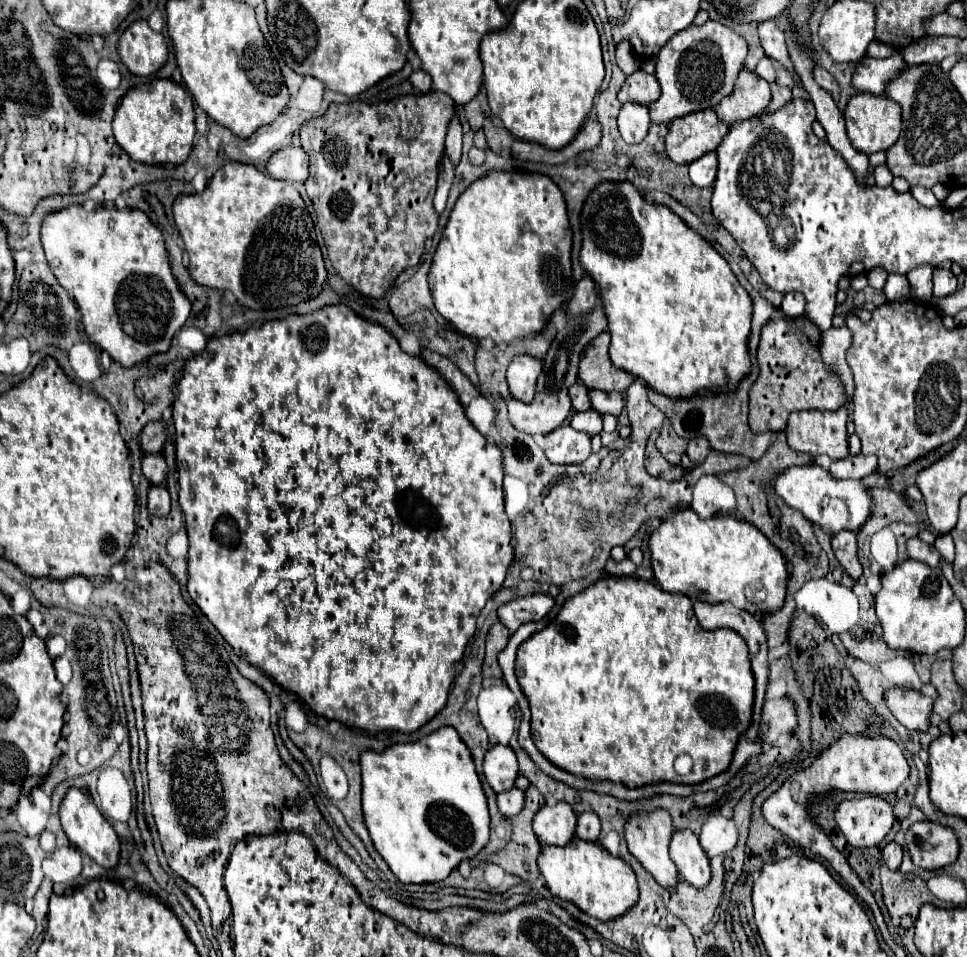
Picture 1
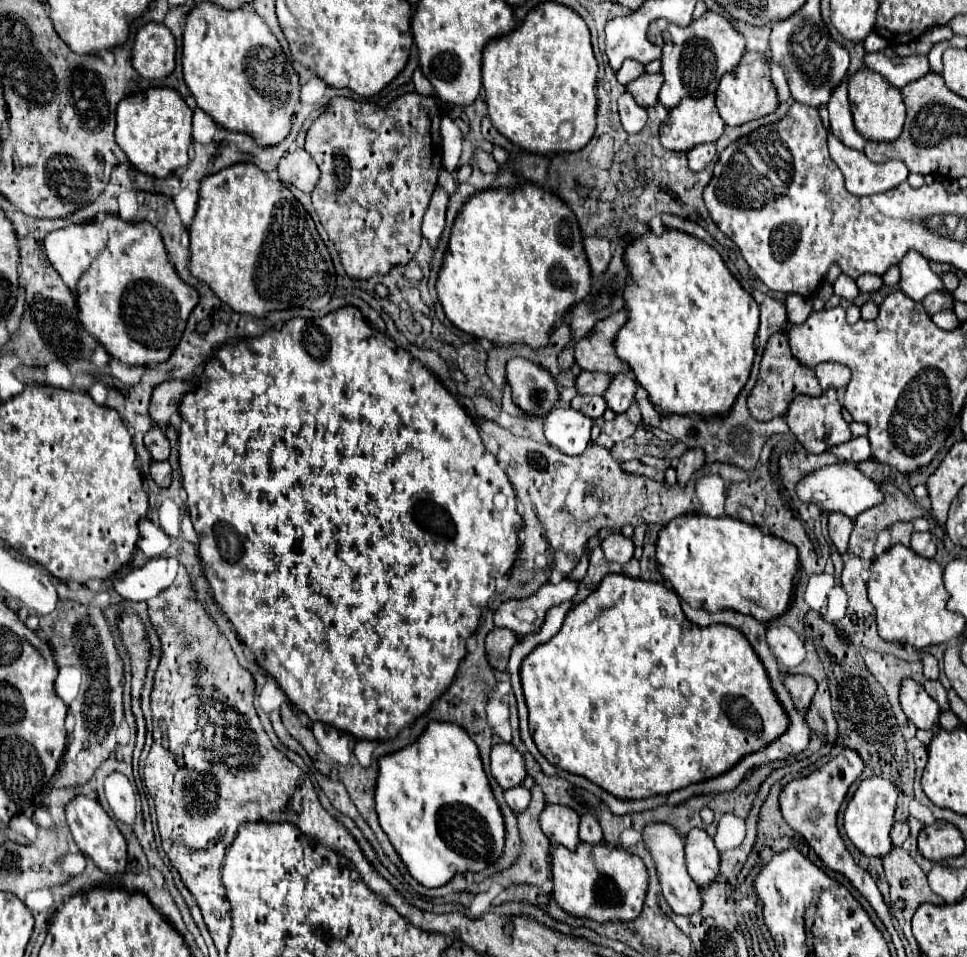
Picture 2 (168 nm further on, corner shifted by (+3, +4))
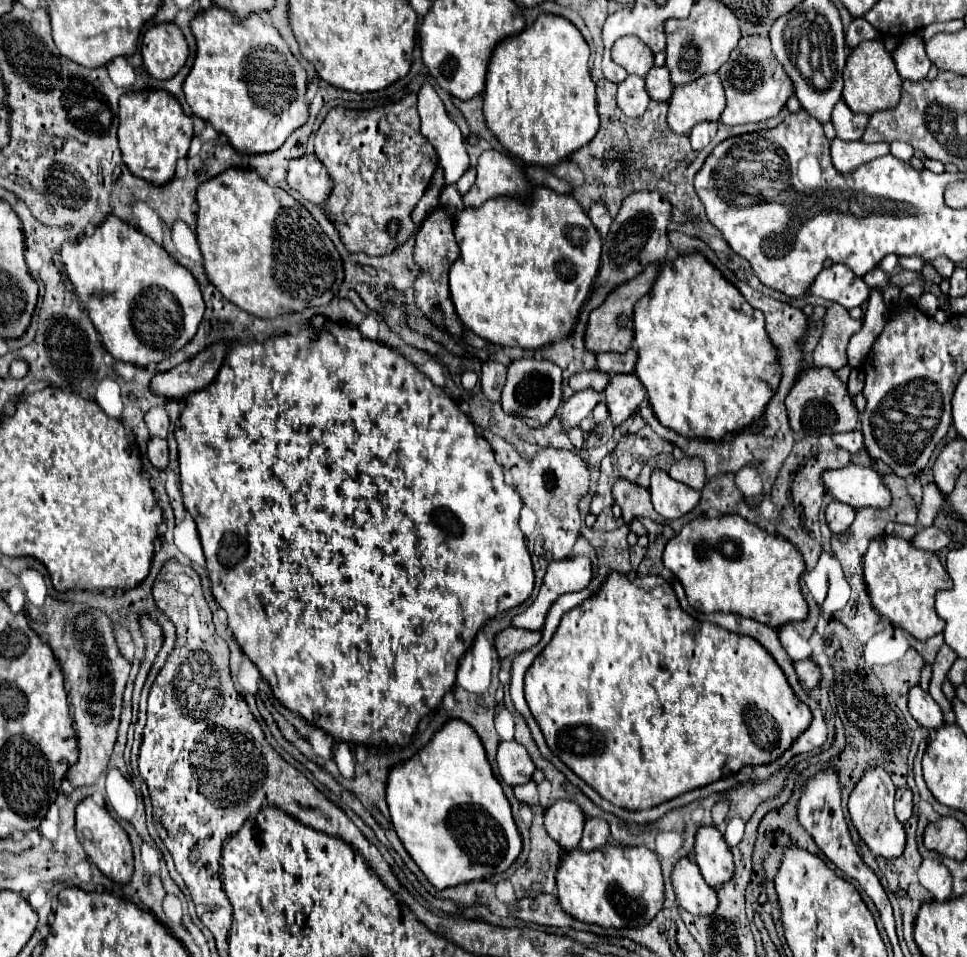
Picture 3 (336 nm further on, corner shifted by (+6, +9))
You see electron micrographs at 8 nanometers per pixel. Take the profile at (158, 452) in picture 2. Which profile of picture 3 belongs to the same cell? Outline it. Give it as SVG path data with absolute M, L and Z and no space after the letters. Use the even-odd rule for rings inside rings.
M154 407L146 413L146 425L150 429L150 435L158 435L158 437L166 437L168 433L168 425L170 425L170 417L168 411L164 407Z

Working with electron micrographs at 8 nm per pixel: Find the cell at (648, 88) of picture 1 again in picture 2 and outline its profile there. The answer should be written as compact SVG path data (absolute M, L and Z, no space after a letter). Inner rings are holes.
M641 74L639 78L635 78L633 82L629 82L625 86L625 92L629 92L633 96L633 100L643 106L649 108L653 104L657 104L657 92L663 84L663 76L657 74Z

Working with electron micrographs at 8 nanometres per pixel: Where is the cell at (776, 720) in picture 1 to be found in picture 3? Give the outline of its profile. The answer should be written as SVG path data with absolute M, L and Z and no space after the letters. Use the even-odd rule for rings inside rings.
M810 657L808 659L802 659L802 661L796 661L794 667L796 667L798 679L800 679L802 687L806 687L806 691L814 689L820 683L820 667Z

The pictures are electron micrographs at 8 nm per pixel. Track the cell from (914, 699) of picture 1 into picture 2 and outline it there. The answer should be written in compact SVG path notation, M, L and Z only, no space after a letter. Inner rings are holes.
M905 678L899 688L899 702L909 718L917 728L933 728L939 718L937 702L925 692L923 684L917 684L911 678Z

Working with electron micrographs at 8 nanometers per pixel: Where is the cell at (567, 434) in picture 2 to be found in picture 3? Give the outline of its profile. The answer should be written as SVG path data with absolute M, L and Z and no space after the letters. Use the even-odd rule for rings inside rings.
M582 389L578 393L574 393L568 401L562 403L562 421L564 427L568 431L572 431L574 427L578 427L578 423L592 413L592 409L602 401L602 393L596 389Z

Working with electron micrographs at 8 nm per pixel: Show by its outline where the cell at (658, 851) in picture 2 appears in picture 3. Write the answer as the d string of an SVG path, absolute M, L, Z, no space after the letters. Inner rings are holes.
M680 859L672 871L672 885L678 903L692 915L712 915L718 909L716 889L708 887L696 863L690 859Z

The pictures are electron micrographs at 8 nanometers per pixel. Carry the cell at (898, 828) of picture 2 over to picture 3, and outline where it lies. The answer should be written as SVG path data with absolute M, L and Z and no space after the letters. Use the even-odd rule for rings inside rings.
M910 787L896 789L896 815L902 823L906 823L910 819L912 807L914 807L914 797L912 797Z

